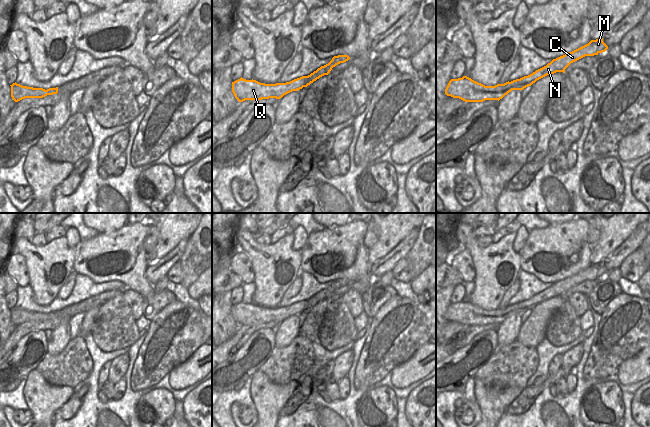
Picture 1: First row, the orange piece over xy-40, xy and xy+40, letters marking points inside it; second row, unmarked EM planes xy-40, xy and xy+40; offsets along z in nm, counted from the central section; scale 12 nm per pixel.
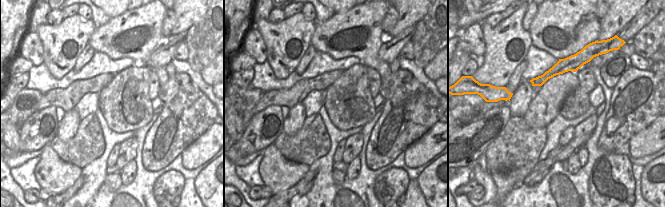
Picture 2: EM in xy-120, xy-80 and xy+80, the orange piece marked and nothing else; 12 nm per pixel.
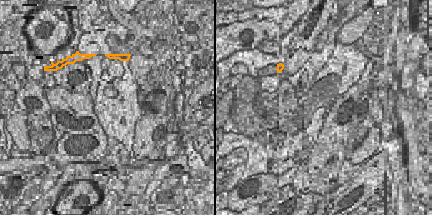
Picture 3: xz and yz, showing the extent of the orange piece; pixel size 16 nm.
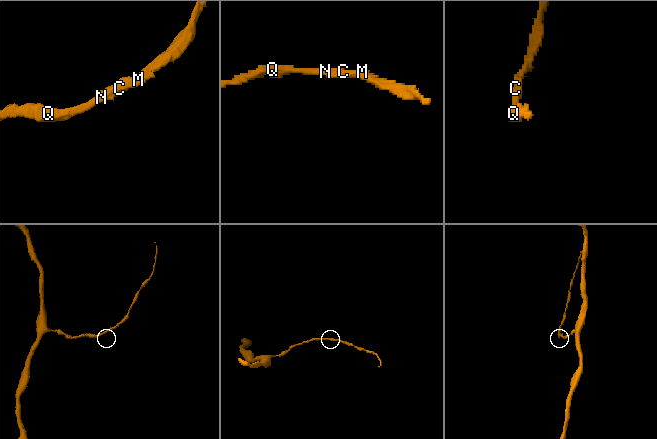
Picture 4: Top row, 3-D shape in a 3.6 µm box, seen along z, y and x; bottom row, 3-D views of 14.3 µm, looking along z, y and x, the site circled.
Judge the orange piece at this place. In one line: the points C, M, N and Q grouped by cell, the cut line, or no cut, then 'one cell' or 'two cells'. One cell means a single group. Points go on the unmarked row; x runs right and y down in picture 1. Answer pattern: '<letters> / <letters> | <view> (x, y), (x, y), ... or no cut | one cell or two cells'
C M N Q | no cut | one cell

